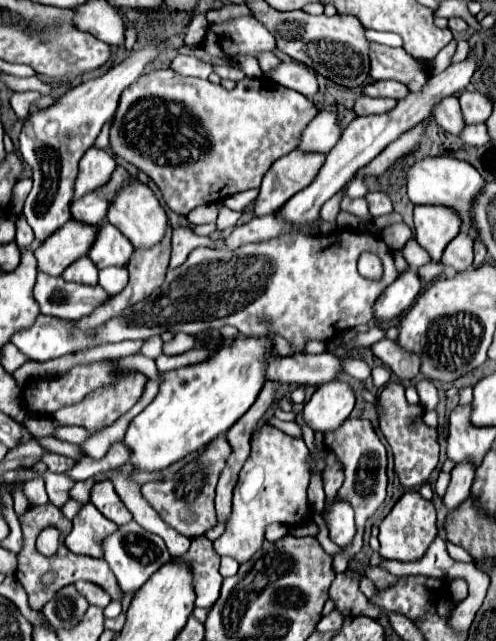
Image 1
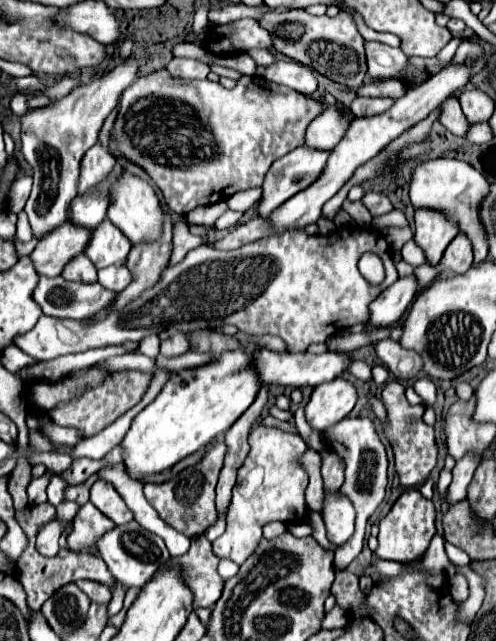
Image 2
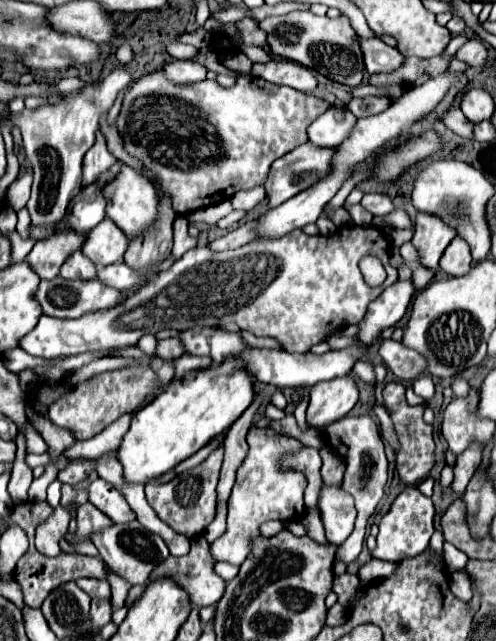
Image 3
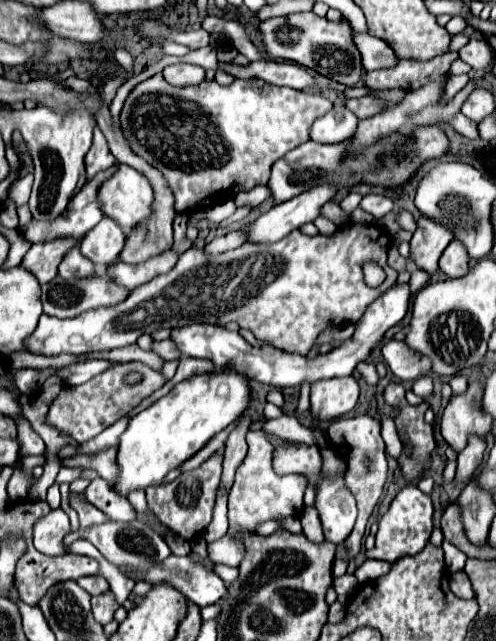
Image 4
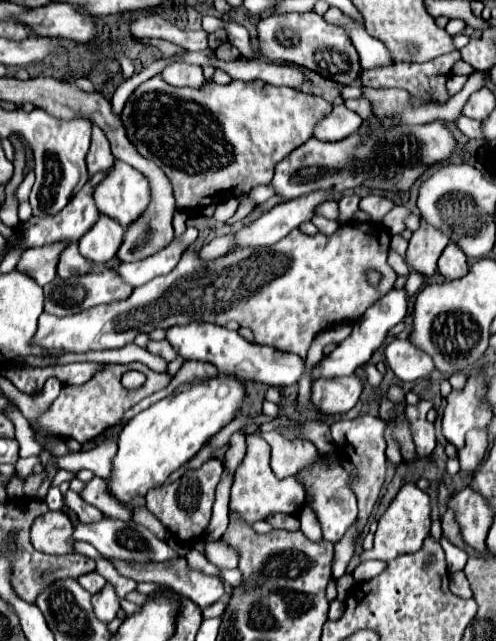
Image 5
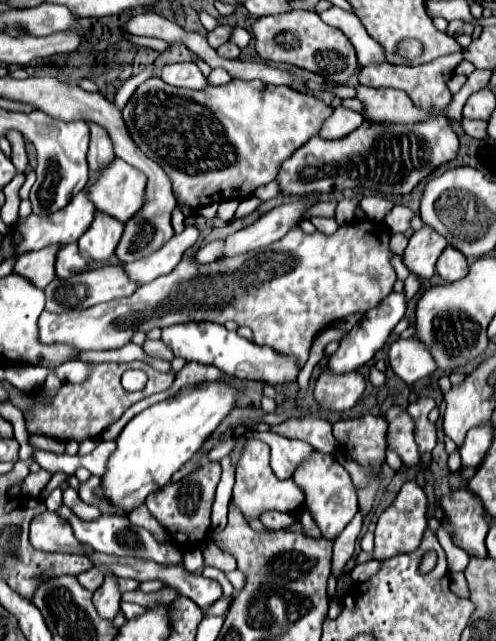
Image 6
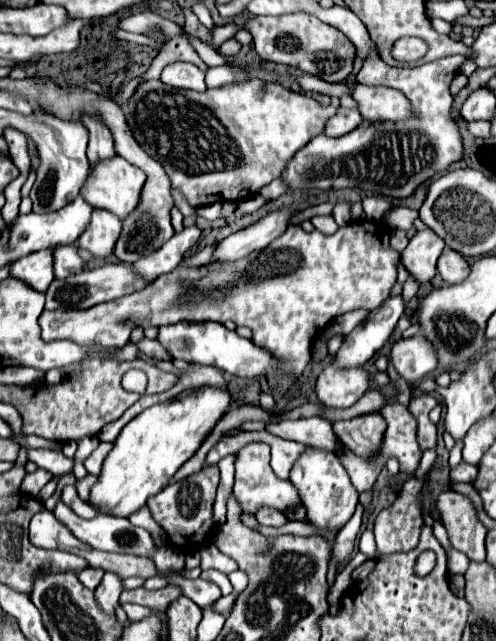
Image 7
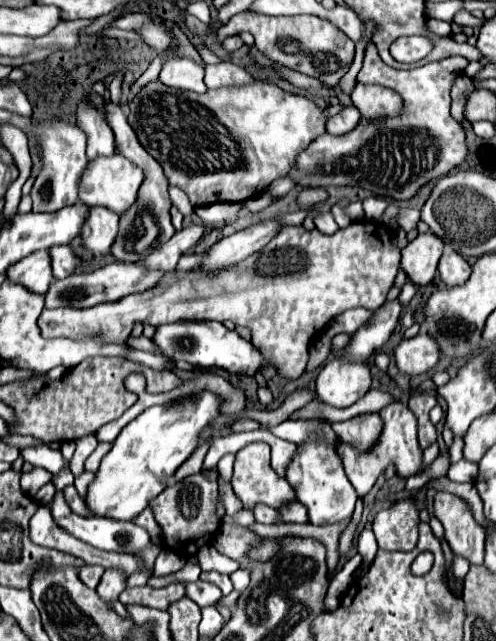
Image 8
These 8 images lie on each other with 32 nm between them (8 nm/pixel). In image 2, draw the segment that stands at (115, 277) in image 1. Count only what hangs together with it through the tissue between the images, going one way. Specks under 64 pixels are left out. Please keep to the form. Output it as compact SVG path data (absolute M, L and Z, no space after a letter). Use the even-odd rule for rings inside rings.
M122 264L122 266L106 266L98 270L98 282L114 292L122 292L130 282L132 282L132 272Z

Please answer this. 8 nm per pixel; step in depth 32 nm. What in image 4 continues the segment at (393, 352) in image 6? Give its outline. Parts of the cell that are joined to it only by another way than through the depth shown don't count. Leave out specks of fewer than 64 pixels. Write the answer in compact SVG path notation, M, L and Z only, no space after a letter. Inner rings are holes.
M390 340L382 346L382 356L386 360L386 366L404 382L414 382L416 378L422 378L430 372L432 362L428 356L422 356L414 348L410 348L406 342Z

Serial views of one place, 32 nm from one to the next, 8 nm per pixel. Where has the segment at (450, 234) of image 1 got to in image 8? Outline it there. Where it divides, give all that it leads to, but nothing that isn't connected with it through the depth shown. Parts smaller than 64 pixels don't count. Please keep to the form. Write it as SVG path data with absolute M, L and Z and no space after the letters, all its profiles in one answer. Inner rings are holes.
M428 232L428 234L420 234L414 242L410 242L402 250L400 268L406 272L412 284L426 286L432 282L438 260L442 256L442 248L444 248L444 242L432 232Z

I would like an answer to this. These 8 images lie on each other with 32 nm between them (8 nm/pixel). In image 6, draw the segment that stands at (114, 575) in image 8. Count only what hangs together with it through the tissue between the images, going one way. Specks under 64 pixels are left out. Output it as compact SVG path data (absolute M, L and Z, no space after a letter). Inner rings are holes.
M104 576L104 584L94 592L94 604L100 616L112 620L120 610L120 588L116 576Z

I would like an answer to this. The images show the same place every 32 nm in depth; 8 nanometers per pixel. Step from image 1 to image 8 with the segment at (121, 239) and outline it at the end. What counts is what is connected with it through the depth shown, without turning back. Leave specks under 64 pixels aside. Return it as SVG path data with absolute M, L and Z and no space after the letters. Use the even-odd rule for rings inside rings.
M92 206L82 226L84 246L92 254L108 254L118 232L118 214L104 206Z

